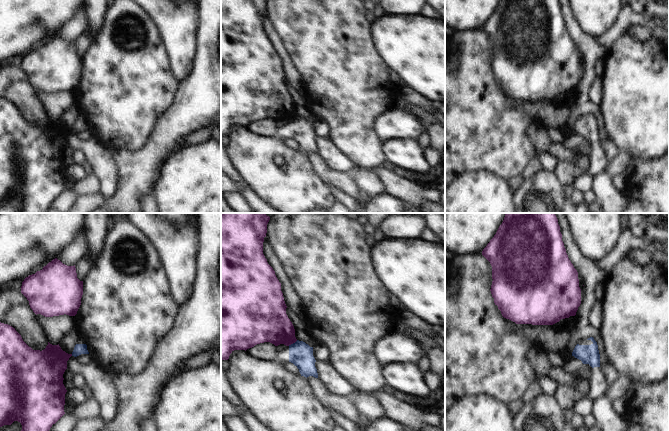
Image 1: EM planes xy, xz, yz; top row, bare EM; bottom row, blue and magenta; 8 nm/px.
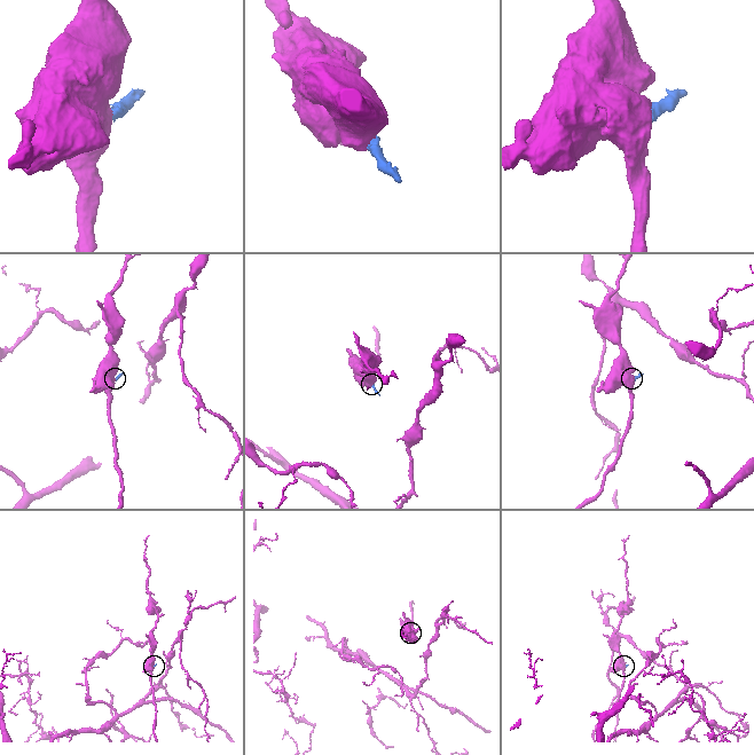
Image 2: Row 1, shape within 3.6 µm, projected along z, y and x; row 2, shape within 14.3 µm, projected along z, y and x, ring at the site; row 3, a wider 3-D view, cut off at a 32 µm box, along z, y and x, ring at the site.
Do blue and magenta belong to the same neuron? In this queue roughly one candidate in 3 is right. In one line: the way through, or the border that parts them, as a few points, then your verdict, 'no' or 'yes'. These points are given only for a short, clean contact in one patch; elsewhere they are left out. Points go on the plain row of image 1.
along xz (297, 116), (288, 121) | no

